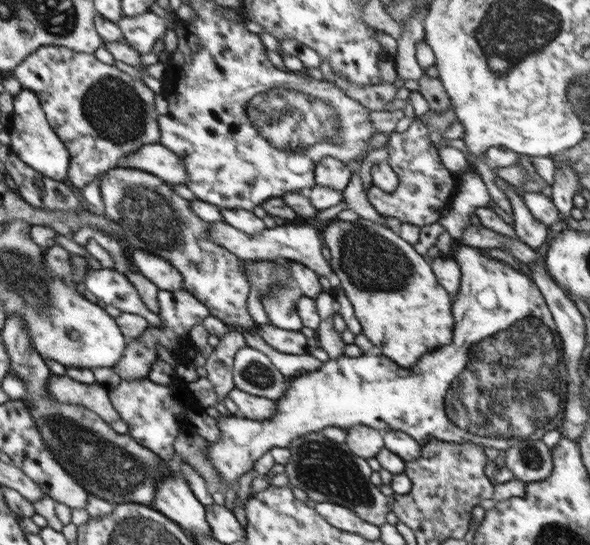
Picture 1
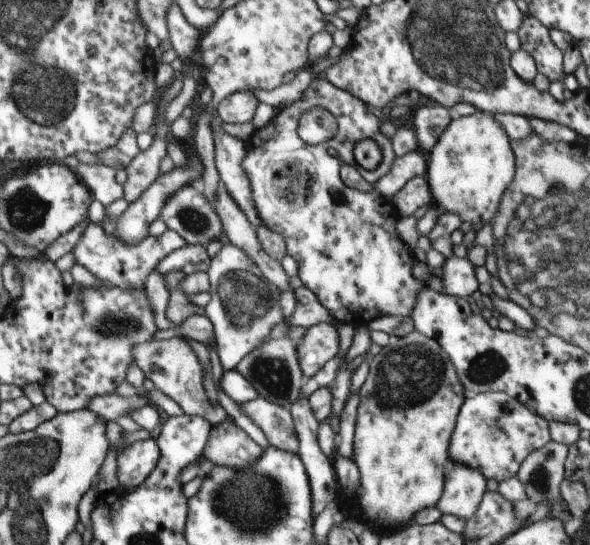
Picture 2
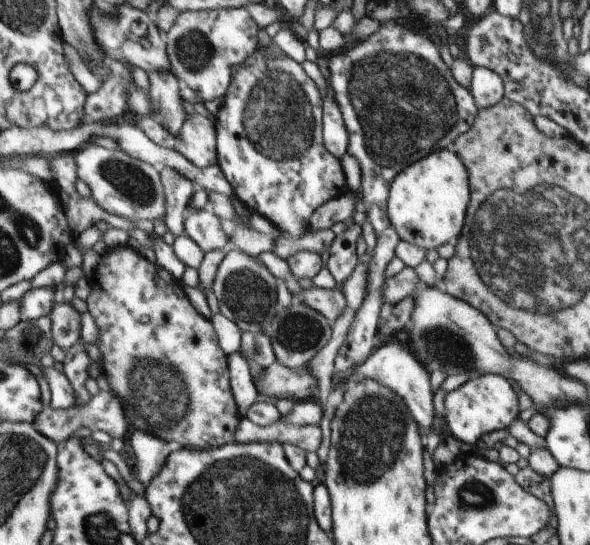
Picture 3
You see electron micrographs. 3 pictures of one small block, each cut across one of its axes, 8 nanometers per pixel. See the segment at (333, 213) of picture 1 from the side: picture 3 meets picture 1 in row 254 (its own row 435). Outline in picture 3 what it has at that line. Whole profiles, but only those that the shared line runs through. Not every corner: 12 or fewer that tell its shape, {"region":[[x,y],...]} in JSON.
{"region":[[244,416],[237,443],[276,441],[316,452],[319,425],[295,427],[282,422],[261,427]]}

